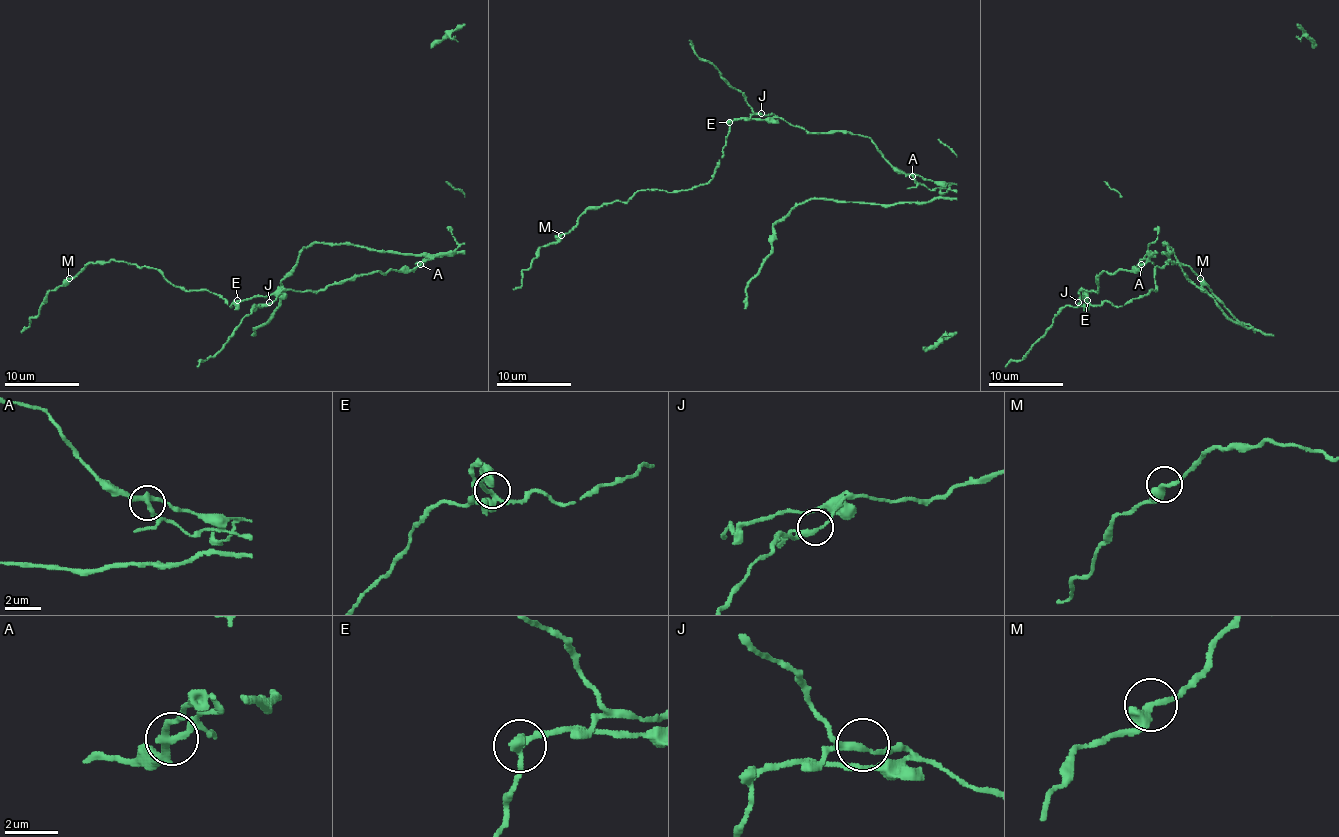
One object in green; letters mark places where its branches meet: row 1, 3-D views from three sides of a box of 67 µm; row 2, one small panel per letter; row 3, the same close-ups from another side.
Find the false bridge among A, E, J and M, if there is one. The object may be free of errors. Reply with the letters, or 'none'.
A

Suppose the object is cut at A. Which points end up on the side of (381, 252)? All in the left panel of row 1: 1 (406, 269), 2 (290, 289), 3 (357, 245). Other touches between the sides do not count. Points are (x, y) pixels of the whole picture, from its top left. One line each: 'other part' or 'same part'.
1: other part
2: other part
3: same part

